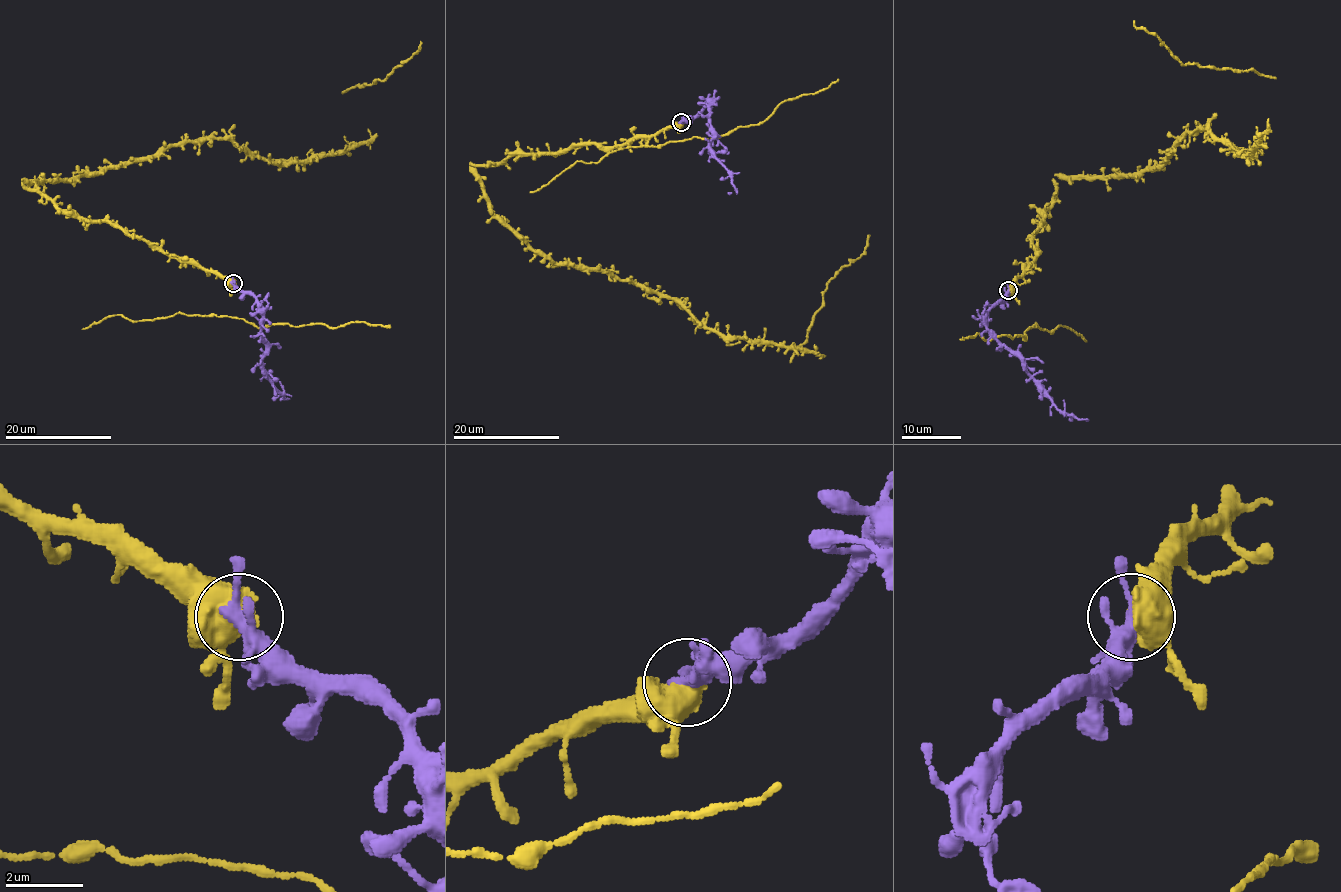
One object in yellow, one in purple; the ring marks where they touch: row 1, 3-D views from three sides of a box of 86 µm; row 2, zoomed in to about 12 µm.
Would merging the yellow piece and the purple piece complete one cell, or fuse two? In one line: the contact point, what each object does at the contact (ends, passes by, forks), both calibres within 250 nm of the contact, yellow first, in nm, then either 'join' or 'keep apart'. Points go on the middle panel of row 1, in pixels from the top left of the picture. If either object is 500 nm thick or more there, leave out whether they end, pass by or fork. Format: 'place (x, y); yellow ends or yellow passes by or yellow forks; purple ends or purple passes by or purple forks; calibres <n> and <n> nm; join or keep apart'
place (681, 122); calibres 800 and 240 nm; join

